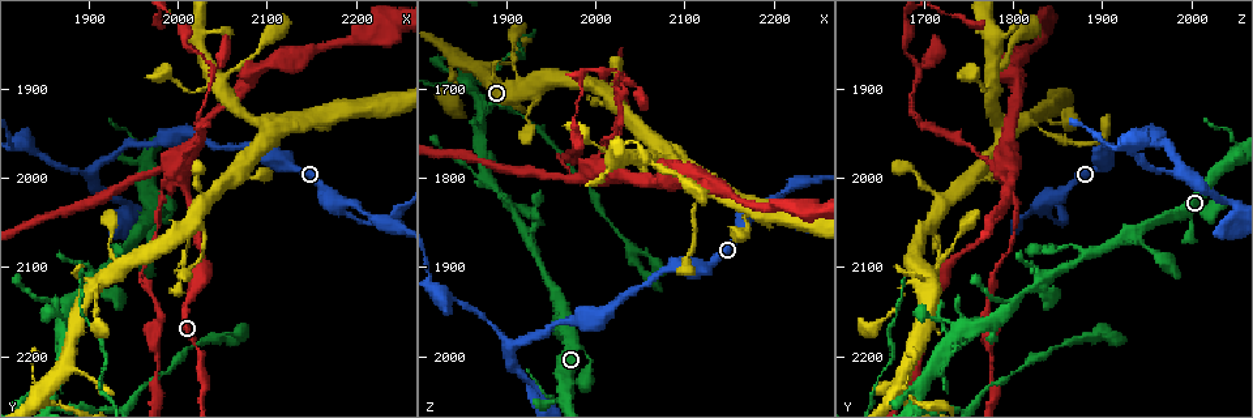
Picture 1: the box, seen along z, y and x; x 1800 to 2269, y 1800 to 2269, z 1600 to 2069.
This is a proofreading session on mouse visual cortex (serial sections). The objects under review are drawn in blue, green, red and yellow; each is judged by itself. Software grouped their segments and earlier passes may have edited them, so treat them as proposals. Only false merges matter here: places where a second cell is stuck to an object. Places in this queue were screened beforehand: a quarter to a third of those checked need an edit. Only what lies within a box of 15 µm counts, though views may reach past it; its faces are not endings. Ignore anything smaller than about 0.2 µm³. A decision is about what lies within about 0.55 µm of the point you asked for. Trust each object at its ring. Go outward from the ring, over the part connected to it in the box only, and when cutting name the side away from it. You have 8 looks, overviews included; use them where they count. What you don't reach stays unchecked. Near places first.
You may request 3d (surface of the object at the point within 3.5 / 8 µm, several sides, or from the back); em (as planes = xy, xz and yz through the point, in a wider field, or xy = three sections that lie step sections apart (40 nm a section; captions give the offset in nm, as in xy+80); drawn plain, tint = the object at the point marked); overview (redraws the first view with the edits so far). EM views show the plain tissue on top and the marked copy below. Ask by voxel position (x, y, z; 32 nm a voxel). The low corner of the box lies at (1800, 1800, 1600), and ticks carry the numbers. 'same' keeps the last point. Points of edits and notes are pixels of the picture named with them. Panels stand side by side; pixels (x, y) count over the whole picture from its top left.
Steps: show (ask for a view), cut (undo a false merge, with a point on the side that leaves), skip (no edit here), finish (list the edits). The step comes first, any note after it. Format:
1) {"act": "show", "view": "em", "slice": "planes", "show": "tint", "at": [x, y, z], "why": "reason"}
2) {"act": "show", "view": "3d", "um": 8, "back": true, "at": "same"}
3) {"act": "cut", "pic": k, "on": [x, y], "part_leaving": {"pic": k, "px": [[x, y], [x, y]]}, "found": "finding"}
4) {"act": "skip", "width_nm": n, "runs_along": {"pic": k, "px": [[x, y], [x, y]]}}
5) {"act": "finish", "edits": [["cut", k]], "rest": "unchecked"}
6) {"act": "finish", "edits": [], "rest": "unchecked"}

{"act": "show", "view": "3d", "um": 3.5, "back": true, "at": [2045, 1895, 1775], "why": "four arms meet"}

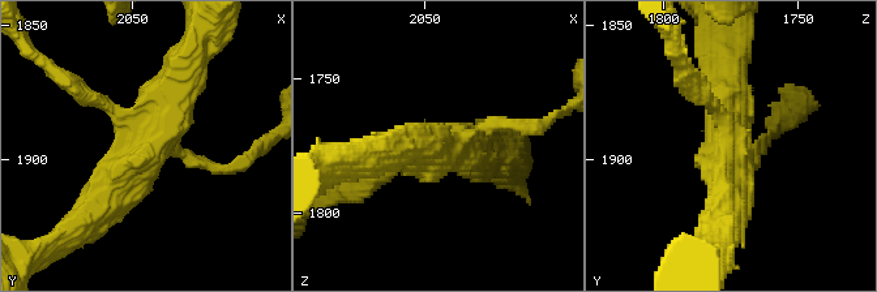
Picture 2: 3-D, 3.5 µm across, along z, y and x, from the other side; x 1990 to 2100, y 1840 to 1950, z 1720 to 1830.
{"act": "show", "view": "em", "slice": "xy", "step": 5, "show": "tint", "at": [2046, 1893, 1775], "arms": 4, "arm_widths_nm": [150, 200, 450, 500], "why": "shape alone is not enough"}

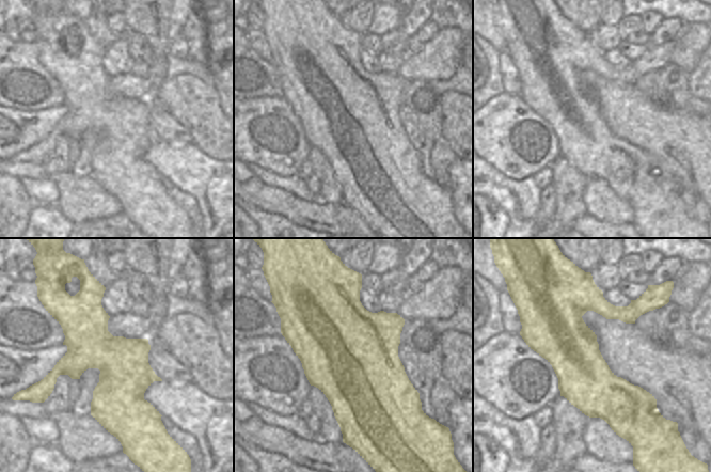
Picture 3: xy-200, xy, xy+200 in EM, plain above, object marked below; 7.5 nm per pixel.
{"act": "skip", "runs_along": {"pic": 3, "px": [[99, 294], [114, 424]]}, "found": "continuous, no second cell"}

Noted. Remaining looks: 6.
{"act": "show", "view": "3d", "um": 3.5, "at": [1955, 2060, 1930], "why": "abrupt turn"}

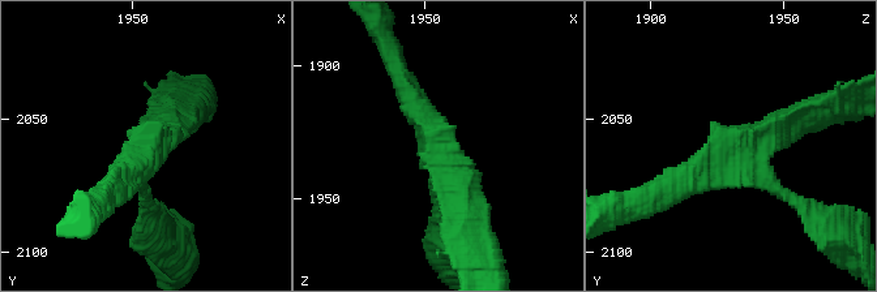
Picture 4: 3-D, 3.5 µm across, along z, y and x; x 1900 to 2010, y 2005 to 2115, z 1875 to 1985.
{"act": "show", "view": "em", "slice": "xy", "step": 1, "show": "tint", "at": [1957, 2060, 1935], "arms": 3, "arm_widths_nm": [150, 300, 350]}

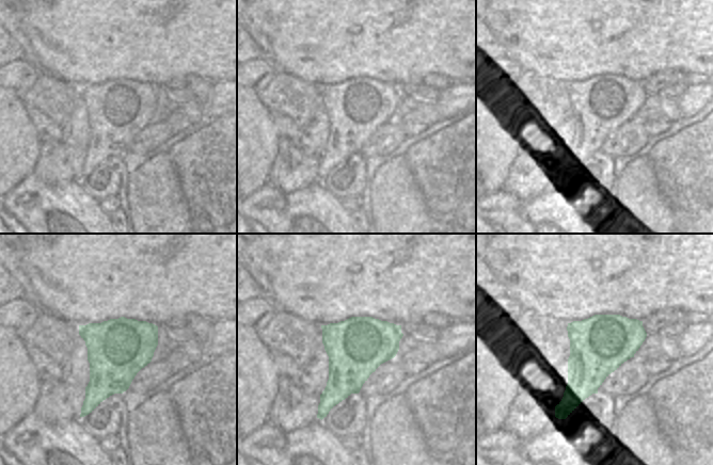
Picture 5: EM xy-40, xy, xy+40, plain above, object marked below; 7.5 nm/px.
{"act": "skip", "found": "continuous, no second cell"}

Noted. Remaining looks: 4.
{"act": "show", "view": "3d", "um": 8, "at": [2180, 2030, 1830], "why": "branch point"}

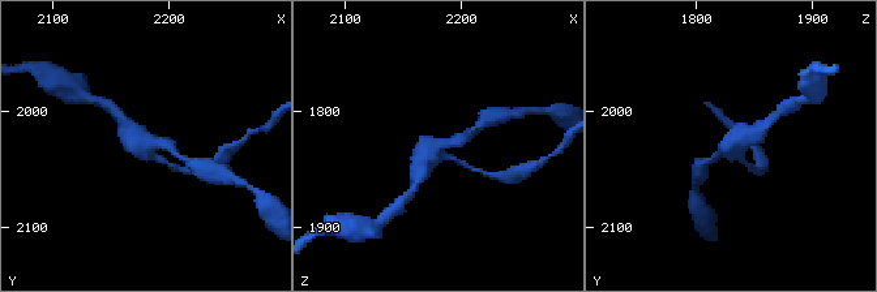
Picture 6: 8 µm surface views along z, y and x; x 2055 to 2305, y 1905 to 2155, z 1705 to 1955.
{"act": "show", "view": "3d", "um": 3.5, "at": [2182, 2028, 1830]}

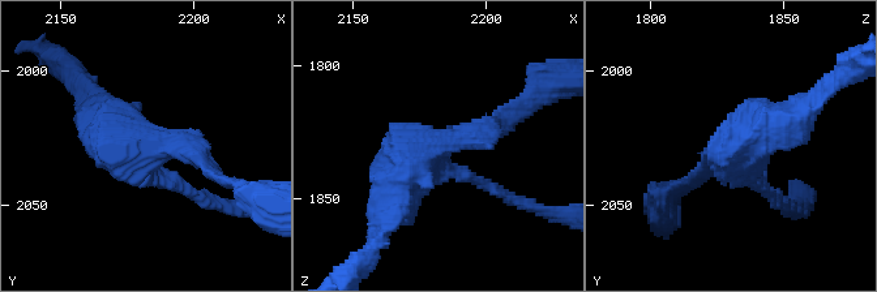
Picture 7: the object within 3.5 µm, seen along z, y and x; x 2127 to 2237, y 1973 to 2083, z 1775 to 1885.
{"act": "show", "view": "em", "slice": "xy", "step": 5, "show": "tint", "at": [2181, 2029, 1829]}

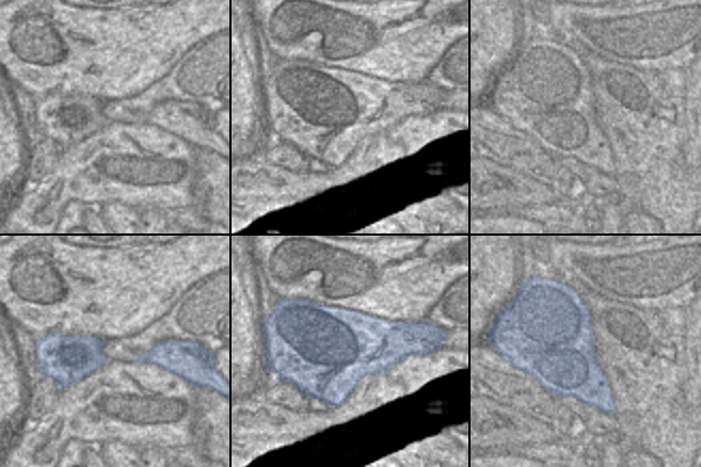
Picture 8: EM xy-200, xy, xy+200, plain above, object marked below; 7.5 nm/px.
{"act": "skip", "width_nm": 700, "runs_along": {"pic": 7, "px": [[385, 224], [422, 150], [493, 127]]}, "found": "one cell here"}

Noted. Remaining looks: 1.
{"act": "finish", "edits": [], "rest": "unchecked"}

